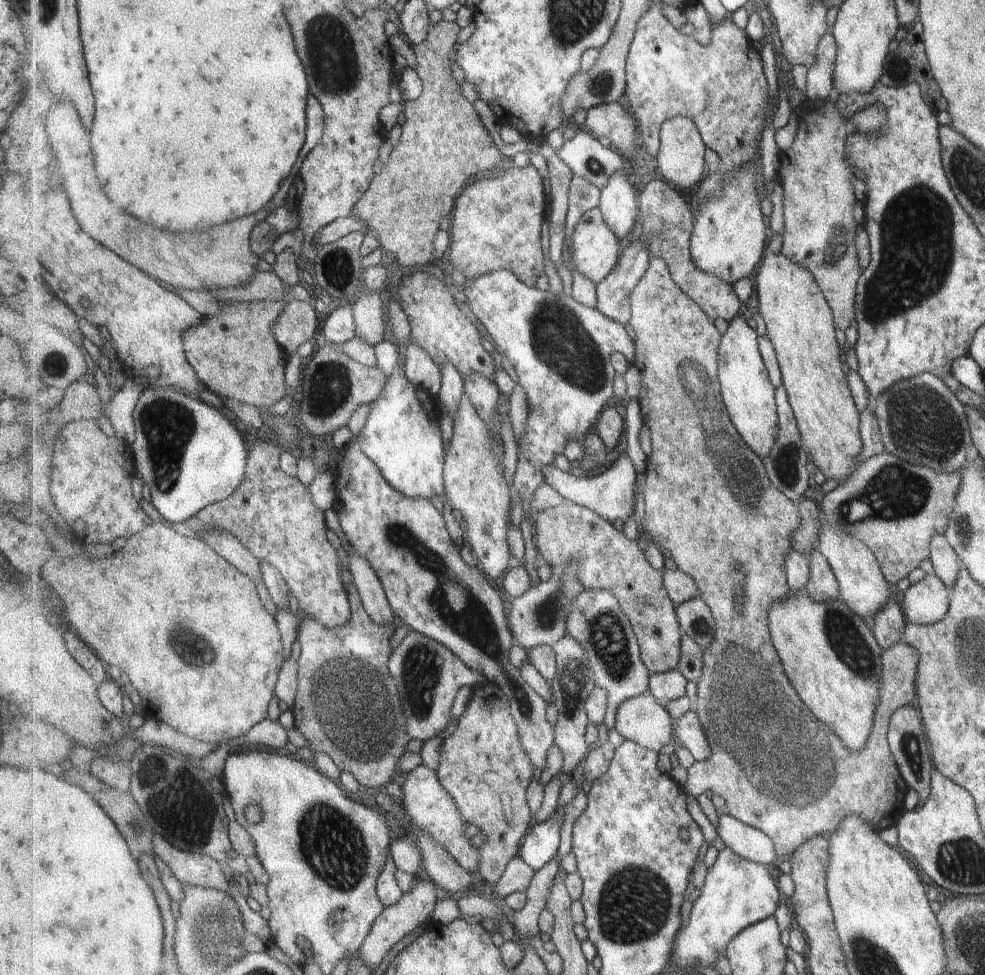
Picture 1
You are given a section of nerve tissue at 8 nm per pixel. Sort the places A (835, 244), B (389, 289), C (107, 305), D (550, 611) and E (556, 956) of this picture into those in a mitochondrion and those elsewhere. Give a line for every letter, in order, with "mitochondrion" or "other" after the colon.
A: mitochondrion
B: other
C: other
D: mitochondrion
E: other

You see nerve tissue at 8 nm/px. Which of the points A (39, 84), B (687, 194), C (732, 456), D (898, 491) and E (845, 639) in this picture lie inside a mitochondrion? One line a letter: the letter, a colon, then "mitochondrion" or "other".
A: other
B: other
C: mitochondrion
D: mitochondrion
E: mitochondrion

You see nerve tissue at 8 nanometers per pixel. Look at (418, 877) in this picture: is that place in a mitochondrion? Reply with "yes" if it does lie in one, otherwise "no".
no

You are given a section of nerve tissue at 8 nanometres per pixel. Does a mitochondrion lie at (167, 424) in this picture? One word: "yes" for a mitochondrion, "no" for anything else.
yes

